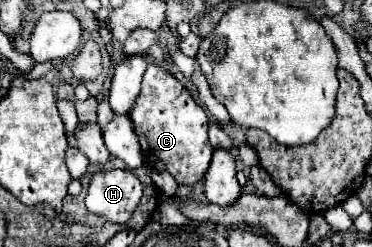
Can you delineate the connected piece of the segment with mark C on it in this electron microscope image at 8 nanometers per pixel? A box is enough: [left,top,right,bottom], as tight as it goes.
[130,64,214,186]

